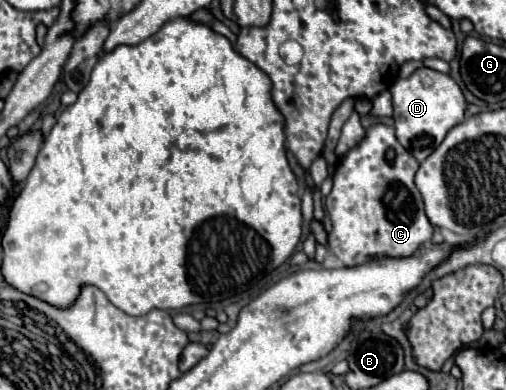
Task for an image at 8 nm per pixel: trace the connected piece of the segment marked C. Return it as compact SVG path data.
M373 124L365 138L351 148L341 160L333 174L333 190L325 198L325 208L329 212L333 230L329 234L329 250L345 264L345 266L361 266L369 260L379 258L407 258L413 256L423 244L427 244L433 236L433 226L425 216L421 194L415 186L415 172L419 162L405 150L395 138L393 126Z

